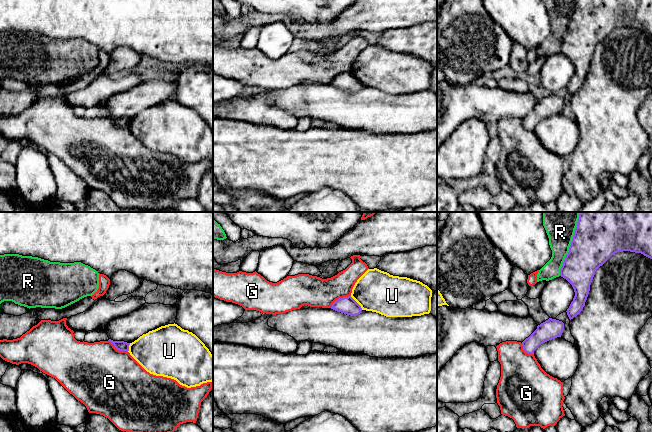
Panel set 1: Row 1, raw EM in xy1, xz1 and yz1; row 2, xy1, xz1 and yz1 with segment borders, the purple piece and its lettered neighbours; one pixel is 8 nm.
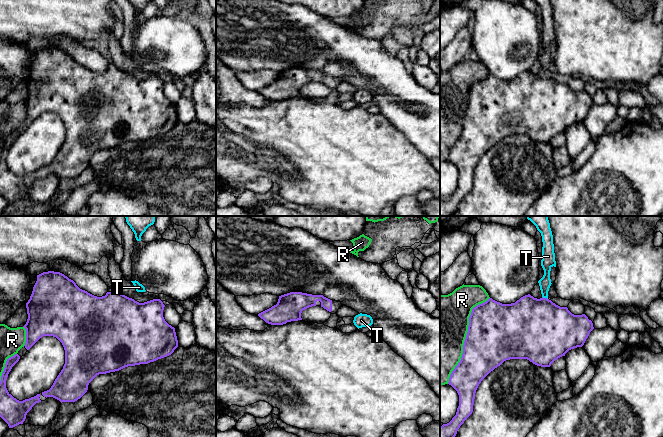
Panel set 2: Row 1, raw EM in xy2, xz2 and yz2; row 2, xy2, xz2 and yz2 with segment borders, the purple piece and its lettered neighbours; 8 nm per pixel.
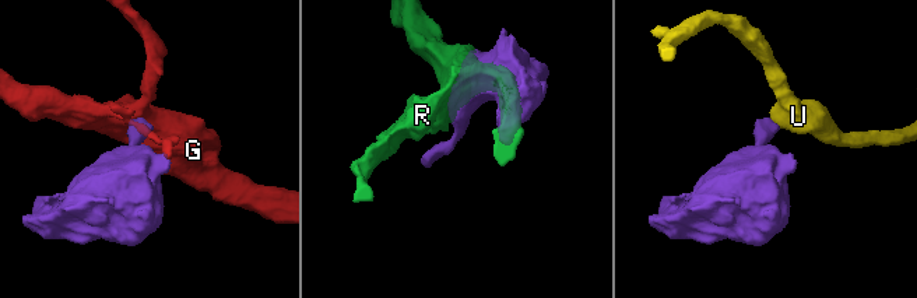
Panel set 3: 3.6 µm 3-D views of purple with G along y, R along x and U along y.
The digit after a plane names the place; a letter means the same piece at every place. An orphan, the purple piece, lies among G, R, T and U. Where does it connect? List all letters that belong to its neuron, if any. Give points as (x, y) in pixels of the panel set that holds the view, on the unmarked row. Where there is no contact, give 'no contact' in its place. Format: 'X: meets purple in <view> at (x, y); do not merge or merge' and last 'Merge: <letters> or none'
G: meets purple in xz1 at (339, 74); do not merge
R: meets purple in yz2 at (465, 114); do not merge
T: meets purple in yz2 at (545, 74); merge
U: meets purple in xz1 at (357, 79); do not merge
Merge: T

